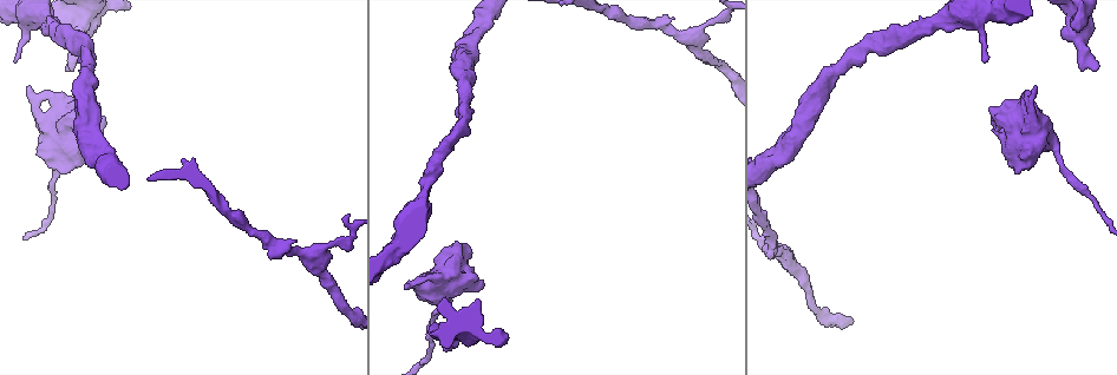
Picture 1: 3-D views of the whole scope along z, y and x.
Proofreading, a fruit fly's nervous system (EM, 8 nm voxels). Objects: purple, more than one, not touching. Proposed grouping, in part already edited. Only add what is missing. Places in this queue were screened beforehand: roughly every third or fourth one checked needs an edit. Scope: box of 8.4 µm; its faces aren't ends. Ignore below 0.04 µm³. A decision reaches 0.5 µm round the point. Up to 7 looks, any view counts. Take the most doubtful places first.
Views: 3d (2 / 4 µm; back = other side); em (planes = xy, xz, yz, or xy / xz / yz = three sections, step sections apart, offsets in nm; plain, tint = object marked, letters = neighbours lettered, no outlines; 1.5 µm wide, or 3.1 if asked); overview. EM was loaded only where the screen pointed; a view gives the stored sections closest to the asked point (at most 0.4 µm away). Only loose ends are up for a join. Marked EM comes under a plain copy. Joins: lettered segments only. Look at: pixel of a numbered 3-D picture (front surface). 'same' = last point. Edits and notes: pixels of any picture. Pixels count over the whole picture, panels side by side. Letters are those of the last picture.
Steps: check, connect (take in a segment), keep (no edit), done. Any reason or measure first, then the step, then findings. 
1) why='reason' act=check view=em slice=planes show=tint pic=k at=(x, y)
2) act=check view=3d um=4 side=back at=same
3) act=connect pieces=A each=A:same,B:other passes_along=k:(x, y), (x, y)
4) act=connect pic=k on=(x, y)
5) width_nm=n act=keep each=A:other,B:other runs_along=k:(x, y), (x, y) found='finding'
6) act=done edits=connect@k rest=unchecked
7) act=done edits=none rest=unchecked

act=check view=em slice=planes show=tint pic=1 at=(1096, 70)

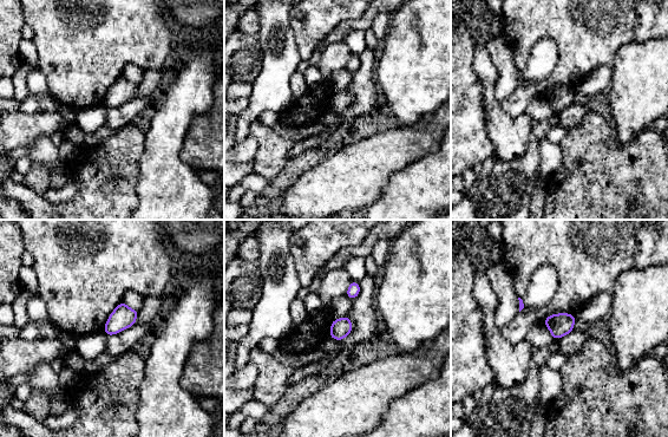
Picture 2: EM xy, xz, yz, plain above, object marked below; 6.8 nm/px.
act=check view=em slice=planes show=letters at=same

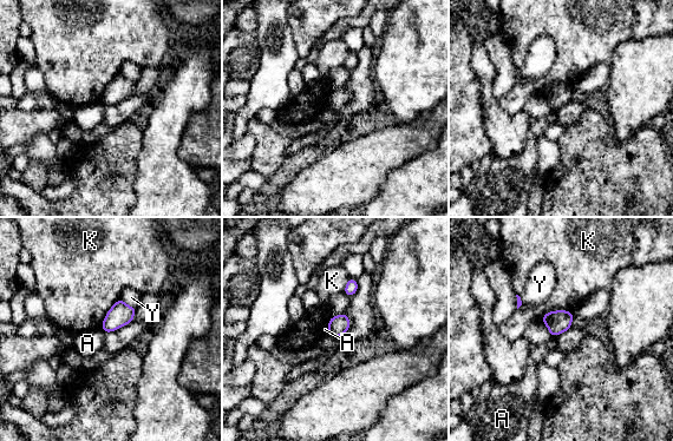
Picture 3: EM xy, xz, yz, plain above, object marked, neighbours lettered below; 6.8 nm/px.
act=keep each=A:other,K:other,Y:other border=3:(100, 328), (104, 333) found='none of them fits'

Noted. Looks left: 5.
why='free end' act=check view=3d um=4 pic=1 at=(458, 242)

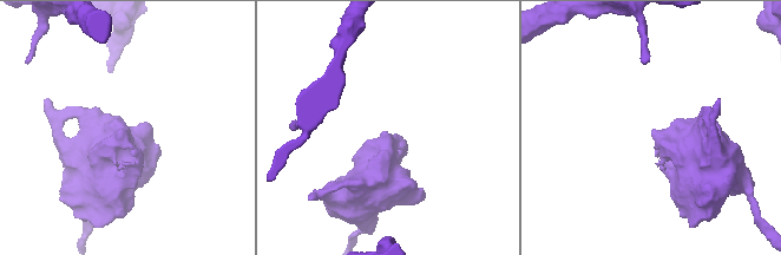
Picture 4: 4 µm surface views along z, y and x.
why='need the tissue' act=check view=em slice=planes show=tint pic=4 at=(385, 131)

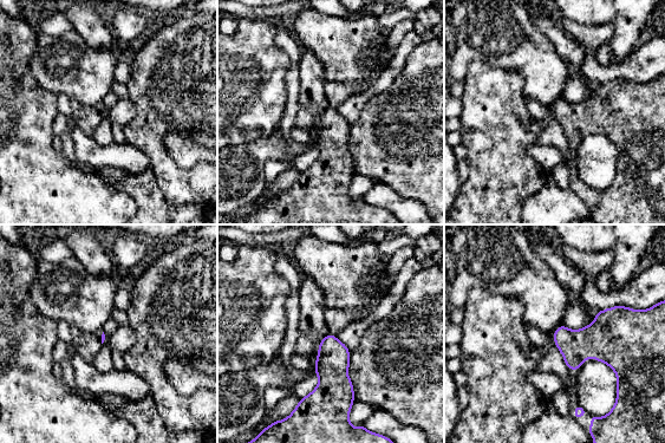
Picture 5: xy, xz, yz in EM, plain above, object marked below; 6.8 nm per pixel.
why='see the neighbours' act=check view=em slice=planes show=letters at=same

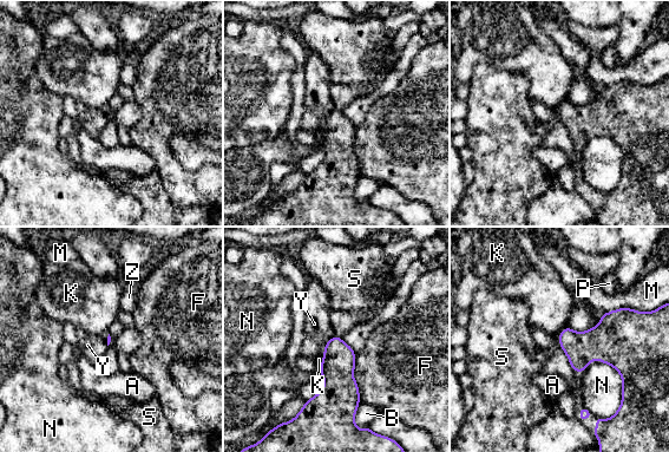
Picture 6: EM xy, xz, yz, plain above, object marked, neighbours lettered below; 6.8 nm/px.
act=connect pieces=Y each=A:other,B:other,F:other,K:other,M:other,N:other,P:other,S:other,Y:same,Z:other passes_along=6:(338, 366), (326, 346), (314, 344) found='the cell continues'

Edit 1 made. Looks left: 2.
why='tapers out' act=check view=3d um=4 pic=1 at=(391, 238)

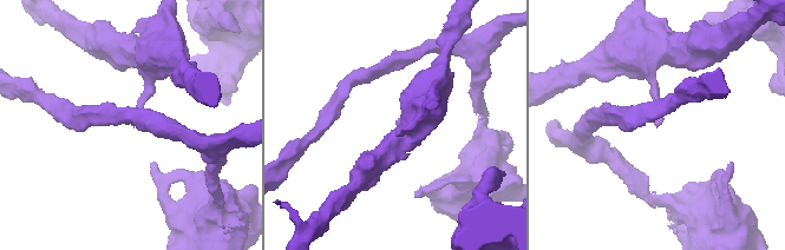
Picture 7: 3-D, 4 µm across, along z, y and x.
act=check view=em slice=planes show=letters pic=7 at=(655, 124)

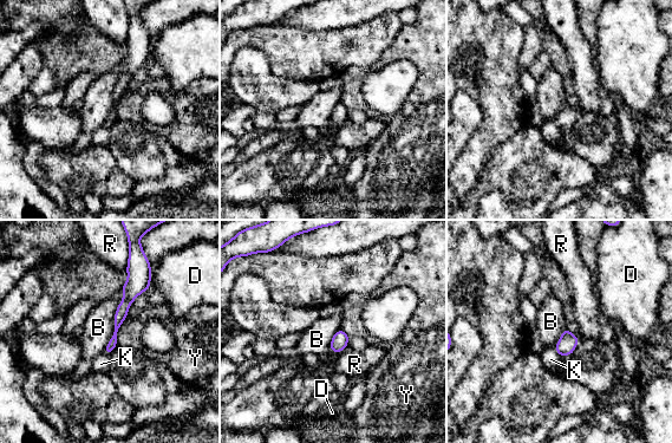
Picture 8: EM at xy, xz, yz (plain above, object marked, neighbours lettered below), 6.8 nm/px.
longest_contact=B:440nm act=keep each=B:other,D:other,K:other,R:other,Y:other border=8:(554, 347), (559, 356) found='no lettered segment goes on from it'

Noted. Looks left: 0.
act=done edits=connect@6 rest=unchecked

